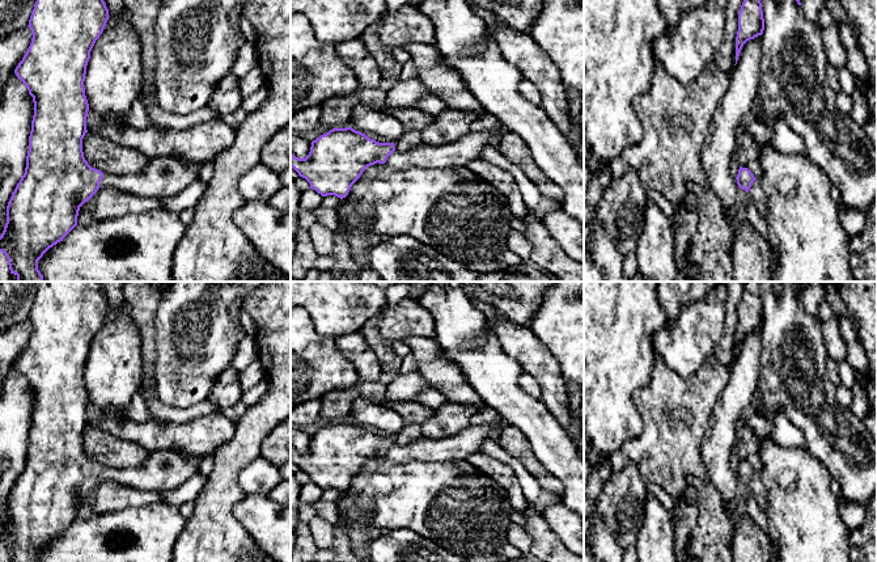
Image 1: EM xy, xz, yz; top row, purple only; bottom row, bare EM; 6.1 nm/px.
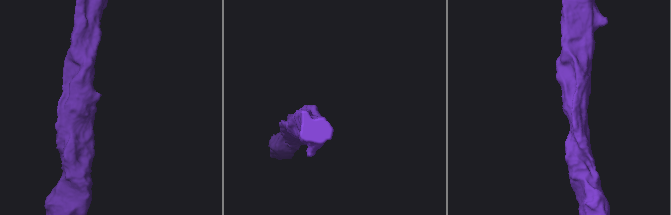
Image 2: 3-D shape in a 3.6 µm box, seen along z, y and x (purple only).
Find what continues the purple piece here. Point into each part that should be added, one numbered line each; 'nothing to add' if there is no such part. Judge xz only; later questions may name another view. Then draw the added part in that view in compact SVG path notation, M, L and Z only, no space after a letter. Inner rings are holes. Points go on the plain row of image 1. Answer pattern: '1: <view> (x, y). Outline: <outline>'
1: xz (458, 447). Outline: M471 424L466 430L445 439L423 438L406 445L394 444L385 457L399 464L415 460L425 462L466 460L469 455L479 451L482 443L488 438L490 430L491 424Z

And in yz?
1: yz (755, 486). Outline: M757 472L753 476L747 487L753 493L753 495L757 498L761 507L764 508L767 502L767 490L766 490L766 486L763 485L761 473Z

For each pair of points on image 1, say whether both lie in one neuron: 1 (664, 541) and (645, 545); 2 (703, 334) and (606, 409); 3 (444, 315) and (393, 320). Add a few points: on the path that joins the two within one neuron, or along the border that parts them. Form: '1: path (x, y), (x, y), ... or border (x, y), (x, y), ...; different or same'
1: path (660, 541), (649, 545); same
2: border (662, 326), (653, 336), (653, 356); different
3: border (418, 300), (432, 316), (435, 337); different

